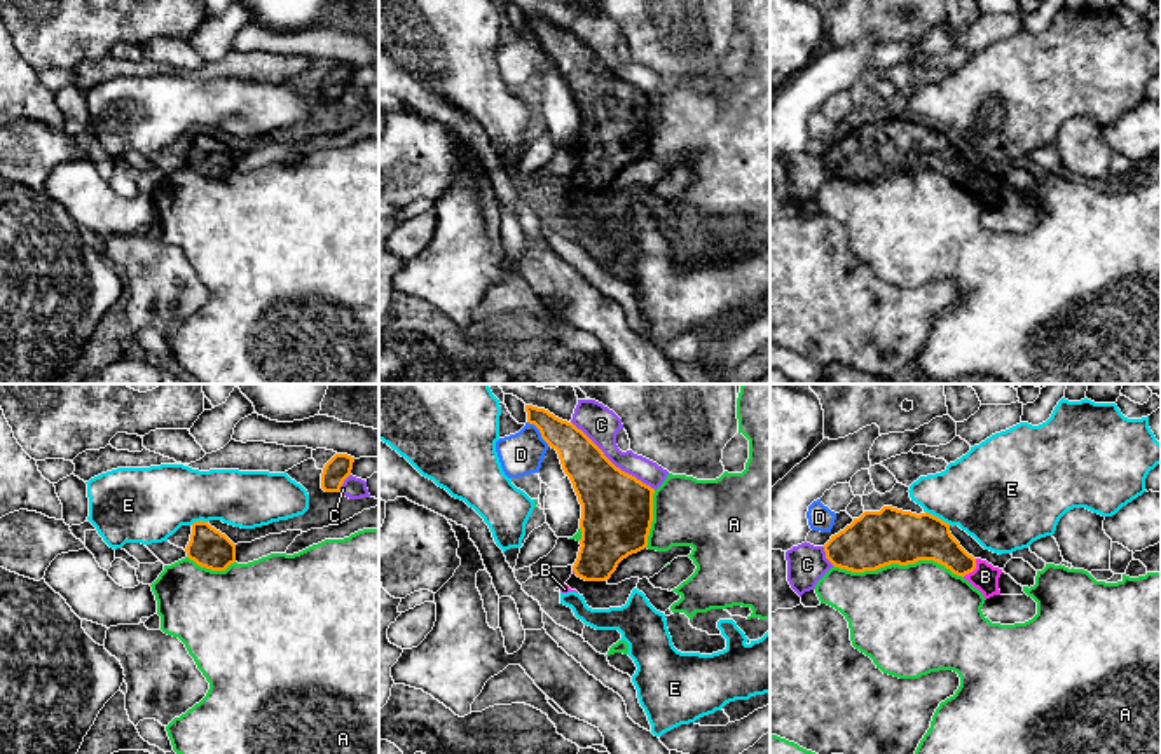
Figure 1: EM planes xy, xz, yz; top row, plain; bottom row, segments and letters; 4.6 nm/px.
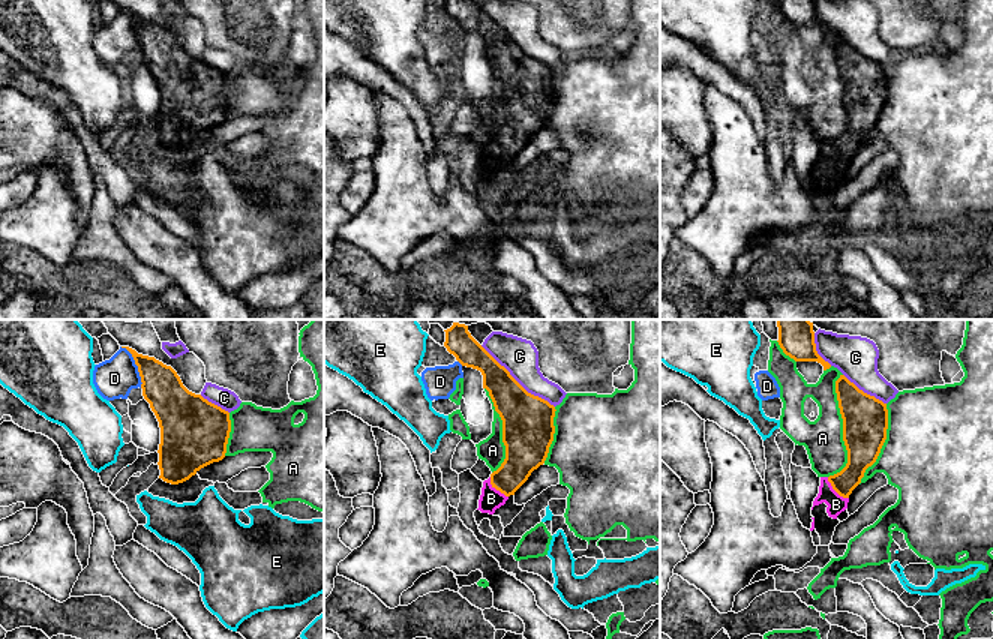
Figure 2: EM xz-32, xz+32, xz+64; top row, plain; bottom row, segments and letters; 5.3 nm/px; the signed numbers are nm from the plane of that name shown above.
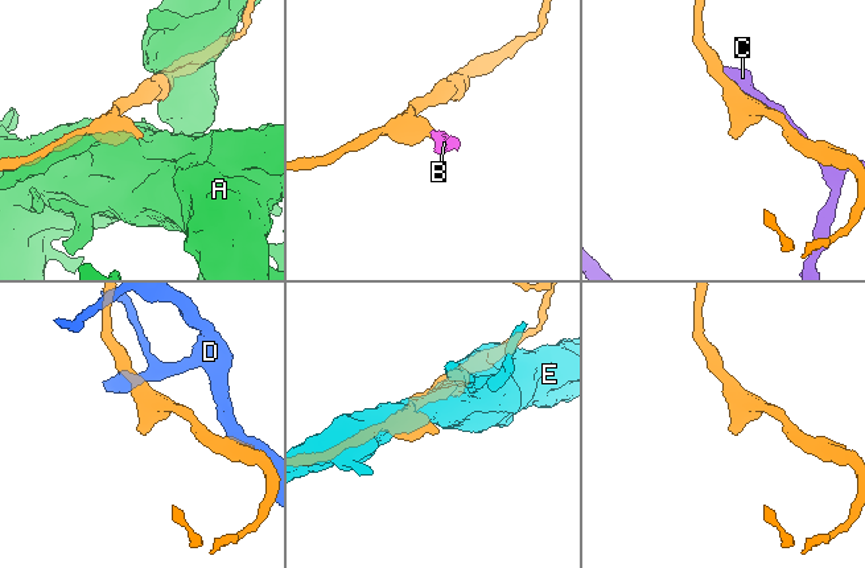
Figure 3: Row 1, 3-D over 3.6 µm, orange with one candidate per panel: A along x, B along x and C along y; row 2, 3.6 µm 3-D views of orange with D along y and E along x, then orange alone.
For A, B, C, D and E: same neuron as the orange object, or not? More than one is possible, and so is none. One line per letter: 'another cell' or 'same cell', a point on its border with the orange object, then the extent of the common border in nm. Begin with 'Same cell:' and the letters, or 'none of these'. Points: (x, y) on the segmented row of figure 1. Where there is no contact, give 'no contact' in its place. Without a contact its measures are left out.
Same cell: B
A: another cell; meets orange in yz at (898, 562); contact 600 nm long
B: same cell; meets orange in yz at (973, 569); contact 110 nm long
C: another cell; meets orange in xz at (611, 463); contact 500 nm long
D: another cell; meets orange in xz at (540, 431); contact 160 nm long
E: another cell; meets orange in yz at (936, 517); contact 140 nm long

